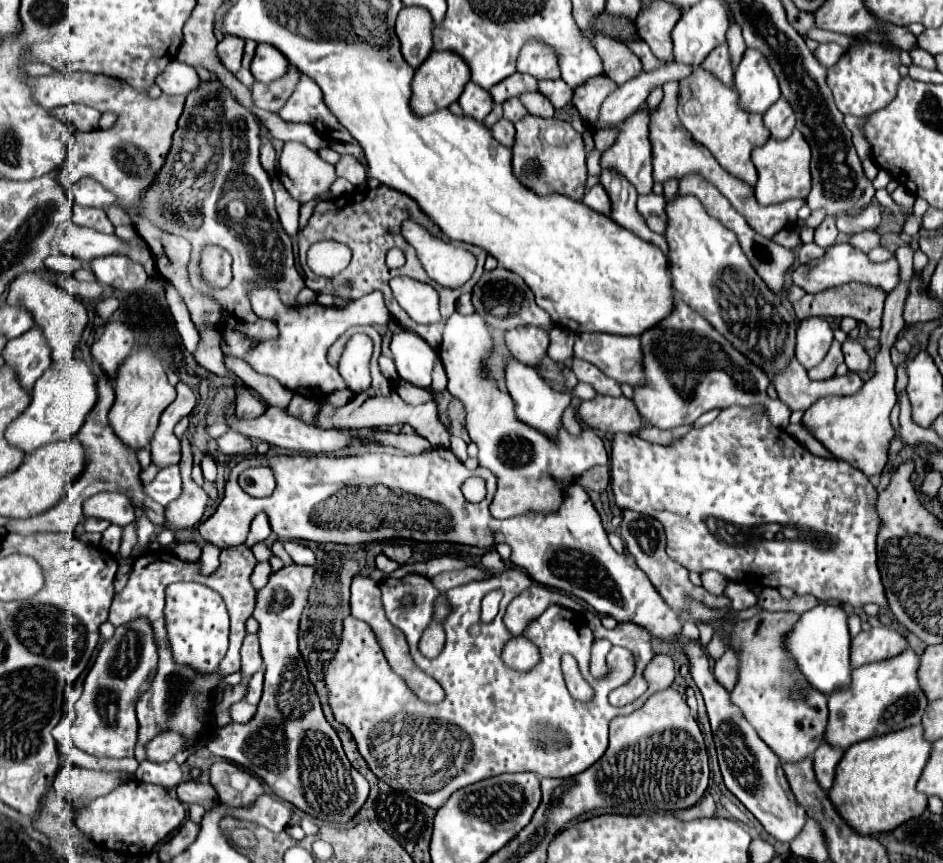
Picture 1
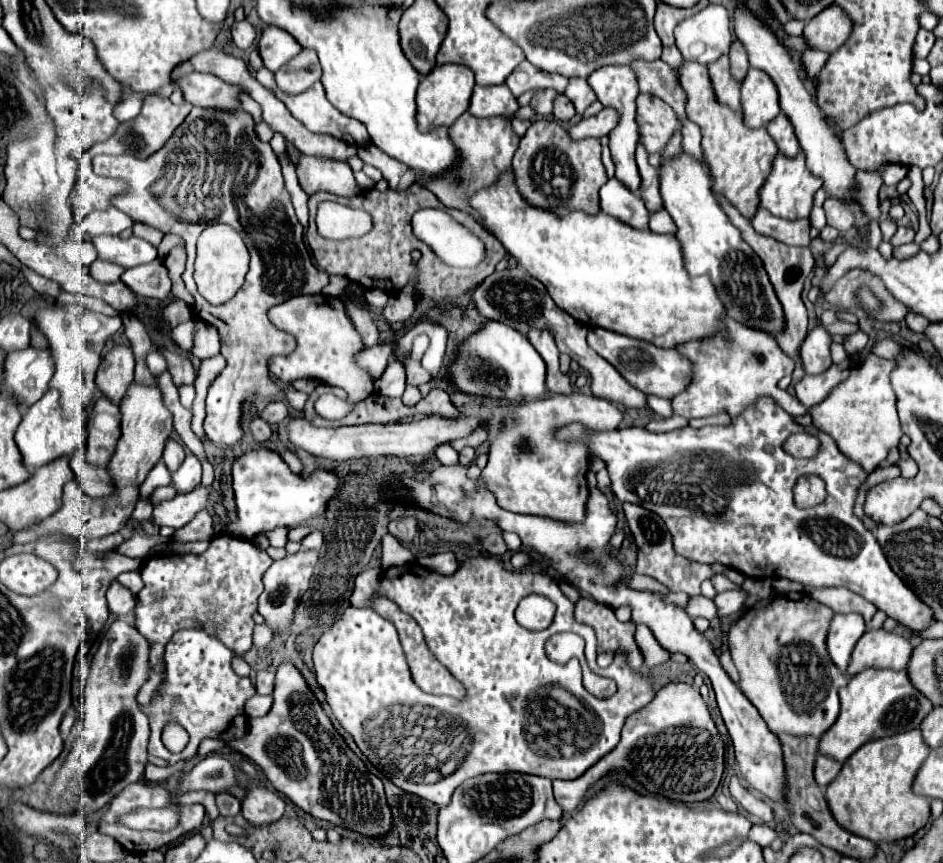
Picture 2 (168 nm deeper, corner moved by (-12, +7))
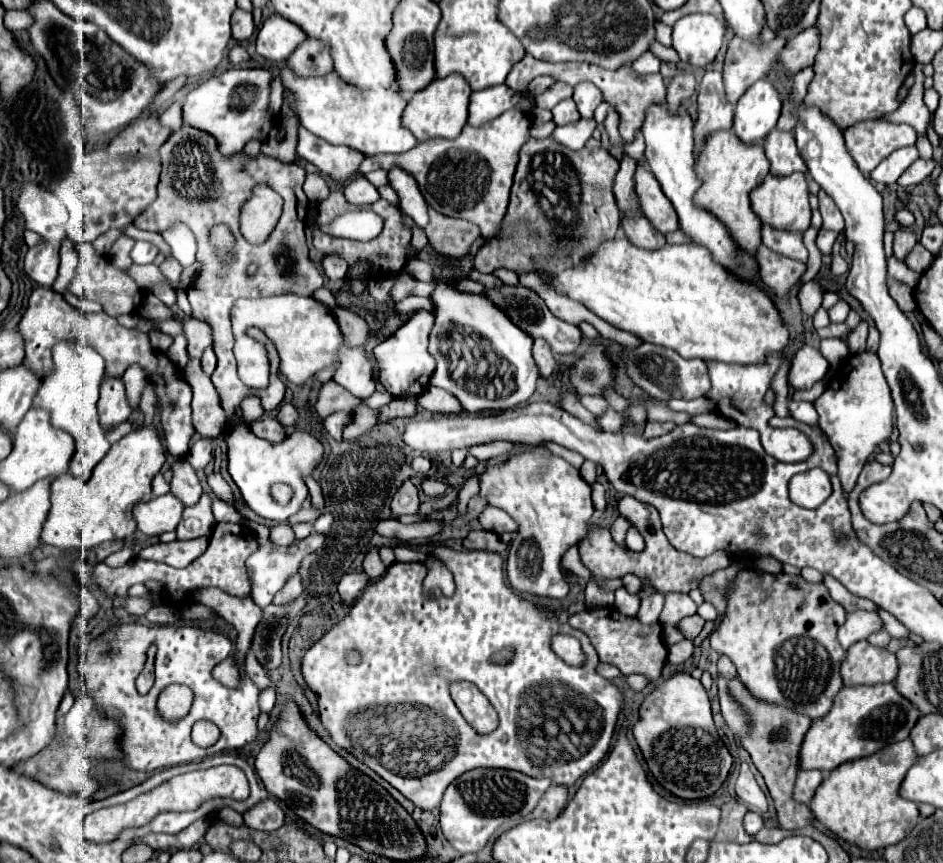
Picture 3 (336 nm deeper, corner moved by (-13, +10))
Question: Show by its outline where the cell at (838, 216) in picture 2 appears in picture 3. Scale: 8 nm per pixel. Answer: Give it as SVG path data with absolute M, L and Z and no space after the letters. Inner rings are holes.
M819 190L819 212L823 216L823 228L825 230L833 230L833 232L841 232L843 230L843 216L837 208L837 204L833 202L833 198L825 192Z

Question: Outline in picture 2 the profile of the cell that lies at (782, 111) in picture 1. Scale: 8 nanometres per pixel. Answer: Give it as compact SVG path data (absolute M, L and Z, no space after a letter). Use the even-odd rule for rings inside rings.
M780 113L776 119L772 119L766 125L766 129L772 135L772 139L776 141L778 151L782 151L784 155L792 157L792 155L796 155L800 151L800 143L798 143L798 139L794 135L794 127L792 127L790 119L784 113Z

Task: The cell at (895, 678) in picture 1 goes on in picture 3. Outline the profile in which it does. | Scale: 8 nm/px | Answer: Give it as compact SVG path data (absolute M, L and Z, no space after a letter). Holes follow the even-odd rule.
M893 684L841 688L833 700L833 708L821 720L815 720L805 734L799 770L821 770L823 774L829 774L843 762L871 756L887 744L905 740L919 716L921 712L917 712L909 700L901 698Z

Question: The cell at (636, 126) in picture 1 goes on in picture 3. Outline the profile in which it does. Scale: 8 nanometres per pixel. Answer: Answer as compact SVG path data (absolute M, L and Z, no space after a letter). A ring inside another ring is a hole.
M639 164L635 172L635 192L639 196L641 210L653 228L657 228L661 234L679 230L679 218L673 204L663 194L657 178L643 164Z

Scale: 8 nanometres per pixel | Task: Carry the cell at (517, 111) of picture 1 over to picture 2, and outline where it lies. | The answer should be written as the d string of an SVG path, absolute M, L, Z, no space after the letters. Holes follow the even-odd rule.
M552 89L536 91L534 97L530 99L530 107L536 111L536 115L550 117L552 115L552 101L554 101L554 97L556 97L556 91L552 91Z

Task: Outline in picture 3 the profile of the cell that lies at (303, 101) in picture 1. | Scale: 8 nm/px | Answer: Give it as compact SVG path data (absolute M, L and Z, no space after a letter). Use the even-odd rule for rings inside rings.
M289 68L281 70L281 78L285 88L291 88L289 100L293 102L301 126L311 134L327 140L329 144L343 144L349 146L363 156L377 156L377 154L401 154L407 152L417 144L413 134L401 126L401 112L407 106L405 98L389 90L383 94L363 92L363 100L355 100L359 92L351 88L351 84L343 82L337 72L329 72L327 76L309 76L301 78L293 74Z

